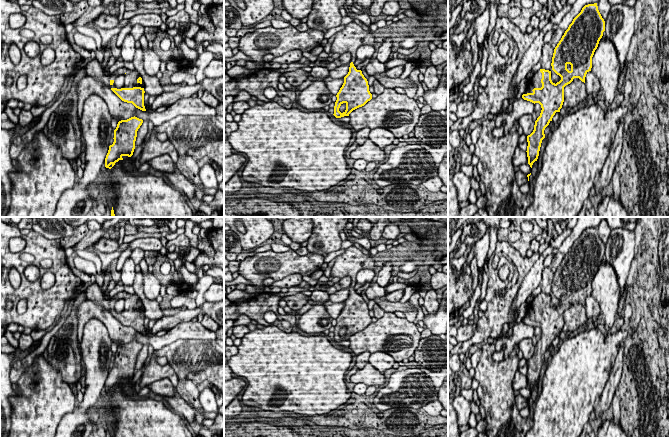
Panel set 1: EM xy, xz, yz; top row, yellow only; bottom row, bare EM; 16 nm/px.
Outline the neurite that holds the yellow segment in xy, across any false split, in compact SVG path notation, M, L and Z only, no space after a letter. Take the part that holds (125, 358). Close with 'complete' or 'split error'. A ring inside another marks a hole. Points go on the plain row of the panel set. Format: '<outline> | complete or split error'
M135 340L118 346L114 354L114 366L109 370L105 382L106 392L111 393L116 386L123 384L123 380L131 381L133 379L137 355L142 347L143 344Z | complete

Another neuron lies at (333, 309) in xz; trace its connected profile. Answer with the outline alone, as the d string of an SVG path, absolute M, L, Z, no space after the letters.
M330 301L323 302L328 314L333 318L337 319L339 316L340 312L342 311L344 307L344 302L341 303L332 303Z

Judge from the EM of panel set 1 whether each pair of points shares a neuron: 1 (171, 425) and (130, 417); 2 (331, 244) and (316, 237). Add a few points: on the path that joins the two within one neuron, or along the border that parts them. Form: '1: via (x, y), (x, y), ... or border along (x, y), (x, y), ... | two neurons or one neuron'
1: via (161, 425), (140, 424) | one neuron
2: via (327, 240), (324, 237), (320, 237) | one neuron

